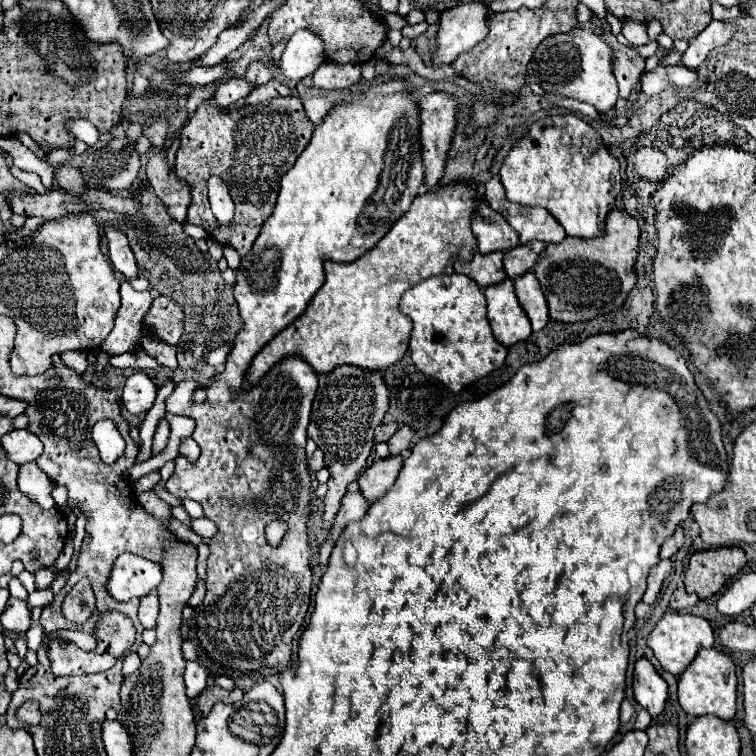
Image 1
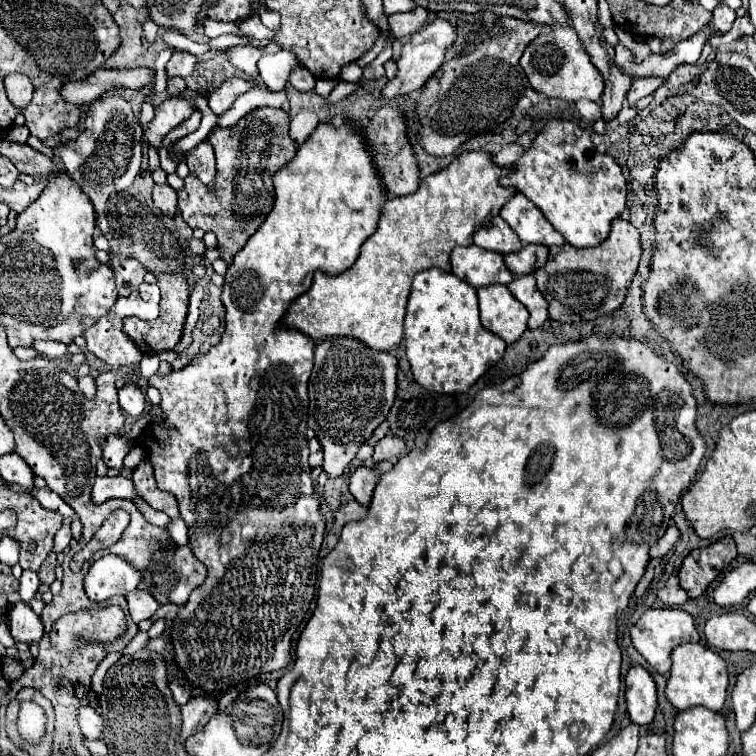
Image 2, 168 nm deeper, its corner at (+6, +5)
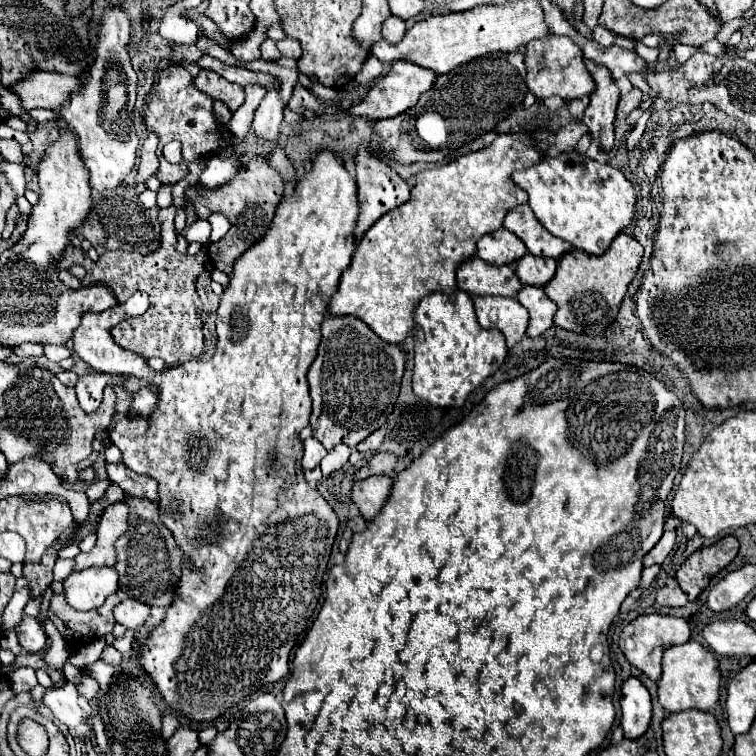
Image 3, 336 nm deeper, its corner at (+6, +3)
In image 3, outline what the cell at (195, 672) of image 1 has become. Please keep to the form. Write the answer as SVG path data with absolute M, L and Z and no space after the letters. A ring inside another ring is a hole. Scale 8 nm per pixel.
M170 712L162 718L162 737L168 740L174 731L179 727L179 716L176 713Z

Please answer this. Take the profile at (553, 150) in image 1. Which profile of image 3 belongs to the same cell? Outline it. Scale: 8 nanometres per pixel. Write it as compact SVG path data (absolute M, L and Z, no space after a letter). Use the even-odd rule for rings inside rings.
M578 151L544 157L534 167L516 171L512 181L528 193L528 205L552 235L590 255L602 255L610 247L612 239L630 225L634 215L636 191L624 173Z

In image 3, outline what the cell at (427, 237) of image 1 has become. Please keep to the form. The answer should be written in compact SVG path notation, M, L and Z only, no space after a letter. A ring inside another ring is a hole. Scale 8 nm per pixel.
M508 133L496 137L494 143L486 149L466 153L444 167L418 173L410 201L382 215L360 239L352 257L352 265L342 273L338 291L328 303L328 315L360 317L360 321L364 321L378 337L382 337L382 341L400 345L414 325L412 309L416 307L420 297L432 291L452 293L456 289L456 267L466 257L476 253L476 241L484 233L500 229L506 211L528 201L524 189L516 187L510 175L516 169L528 169L536 165L540 159L542 155L534 149L532 141L520 139L520 133Z

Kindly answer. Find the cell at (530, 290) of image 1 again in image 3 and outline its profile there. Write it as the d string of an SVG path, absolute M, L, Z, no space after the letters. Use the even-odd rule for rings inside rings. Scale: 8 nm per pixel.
M524 285L516 299L528 309L530 313L530 325L526 335L528 337L536 337L542 335L548 327L552 327L552 317L556 313L556 305L552 305L552 301L544 295L544 291L540 287L534 285Z

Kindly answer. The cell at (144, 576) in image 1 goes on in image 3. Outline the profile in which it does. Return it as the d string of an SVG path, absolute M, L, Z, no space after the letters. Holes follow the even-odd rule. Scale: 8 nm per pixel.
M90 567L64 579L68 603L78 611L98 609L118 589L118 571L114 567Z

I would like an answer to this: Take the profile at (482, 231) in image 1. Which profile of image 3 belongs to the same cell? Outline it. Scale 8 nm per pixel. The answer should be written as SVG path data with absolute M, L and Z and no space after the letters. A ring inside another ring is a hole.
M498 229L494 233L486 233L476 245L476 255L494 265L514 263L524 253L526 253L524 243L508 229Z

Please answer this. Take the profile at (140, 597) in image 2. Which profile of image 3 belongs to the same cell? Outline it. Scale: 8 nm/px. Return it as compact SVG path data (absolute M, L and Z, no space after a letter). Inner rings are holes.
M124 599L116 609L114 617L118 623L122 623L126 629L138 629L146 623L150 617L150 605L144 605L136 599Z

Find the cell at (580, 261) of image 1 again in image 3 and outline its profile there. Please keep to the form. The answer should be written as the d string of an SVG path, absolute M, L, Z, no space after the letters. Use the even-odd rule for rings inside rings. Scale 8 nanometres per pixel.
M618 233L610 249L600 257L588 255L578 249L560 257L556 277L552 277L552 281L542 287L544 293L558 305L554 323L566 331L600 335L616 319L628 283L634 279L640 259L642 245L626 233Z

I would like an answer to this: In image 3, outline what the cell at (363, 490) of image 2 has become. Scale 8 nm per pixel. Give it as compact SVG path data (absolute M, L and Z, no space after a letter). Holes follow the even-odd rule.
M372 475L364 481L356 481L352 487L352 501L360 509L366 521L372 521L374 515L382 509L390 495L392 477L388 475Z

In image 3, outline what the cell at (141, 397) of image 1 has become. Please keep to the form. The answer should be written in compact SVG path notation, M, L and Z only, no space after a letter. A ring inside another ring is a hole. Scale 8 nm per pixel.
M142 387L142 389L136 391L136 393L132 393L132 397L130 397L130 407L132 407L140 417L148 417L148 415L154 411L156 403L158 403L156 393L150 391L150 389L146 389L146 387Z

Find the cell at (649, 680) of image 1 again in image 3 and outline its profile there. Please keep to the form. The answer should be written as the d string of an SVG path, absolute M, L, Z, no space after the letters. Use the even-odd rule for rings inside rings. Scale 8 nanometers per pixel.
M630 677L622 685L622 729L624 737L628 739L638 739L646 733L650 719L652 719L652 703L650 703L650 693L642 685L638 677Z

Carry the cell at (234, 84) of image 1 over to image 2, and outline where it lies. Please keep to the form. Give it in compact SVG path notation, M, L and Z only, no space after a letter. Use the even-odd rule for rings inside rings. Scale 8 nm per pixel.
M170 97L170 99L166 99L162 105L156 107L156 115L150 121L148 129L144 131L146 141L154 149L160 149L162 139L174 127L178 127L182 121L186 121L190 117L192 109L194 109L194 103L190 99L184 99L184 97Z

